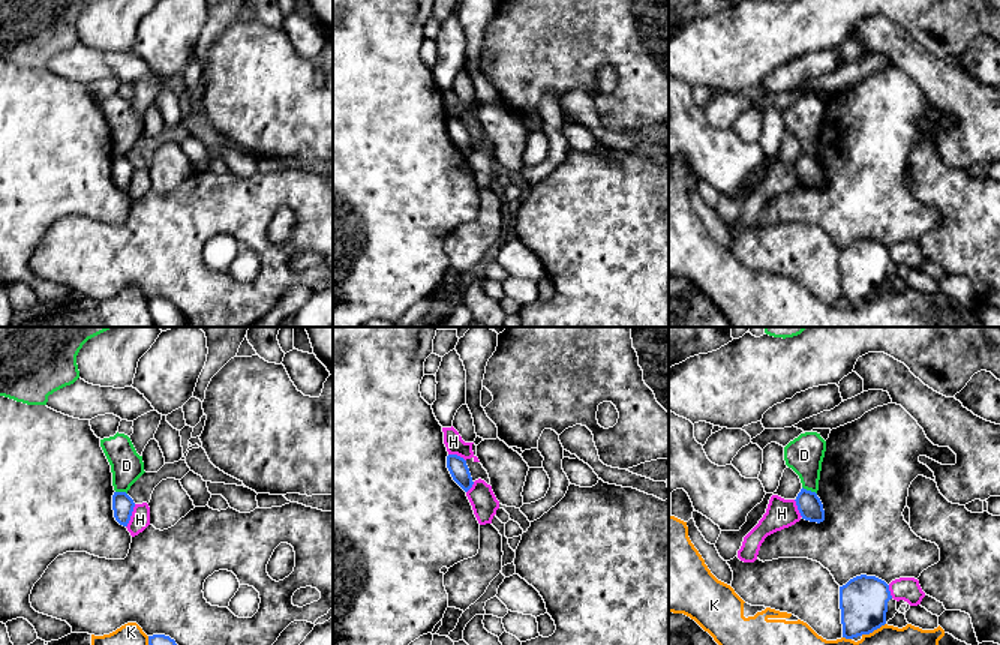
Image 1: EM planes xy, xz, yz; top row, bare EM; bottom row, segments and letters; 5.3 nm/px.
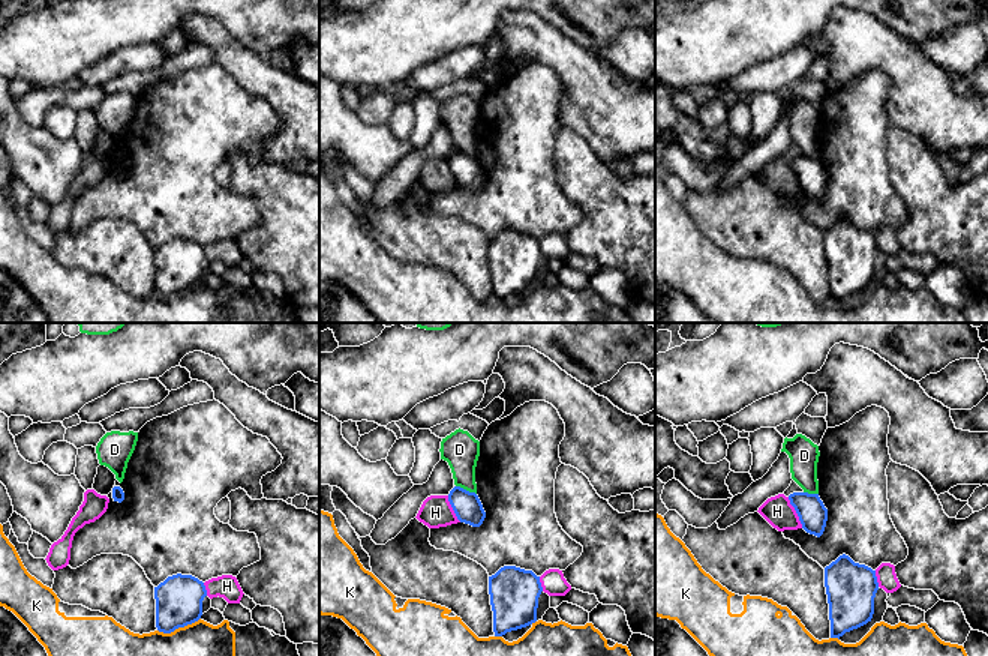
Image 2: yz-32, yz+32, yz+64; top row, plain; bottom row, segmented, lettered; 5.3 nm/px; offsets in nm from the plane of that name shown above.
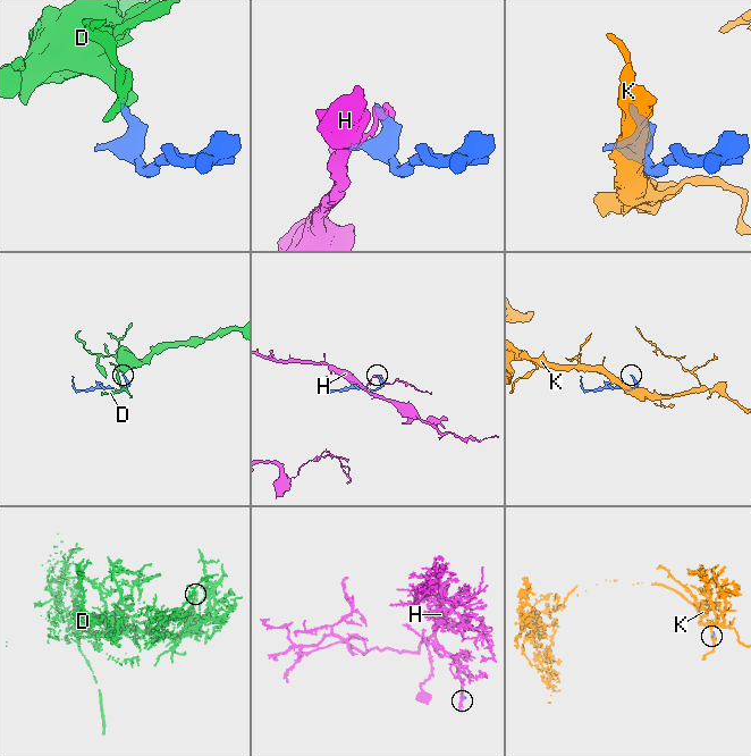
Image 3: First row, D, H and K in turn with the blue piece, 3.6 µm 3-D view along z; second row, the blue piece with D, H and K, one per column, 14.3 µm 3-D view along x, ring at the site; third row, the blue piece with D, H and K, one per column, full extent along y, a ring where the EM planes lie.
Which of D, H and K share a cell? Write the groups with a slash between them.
D / H / K

